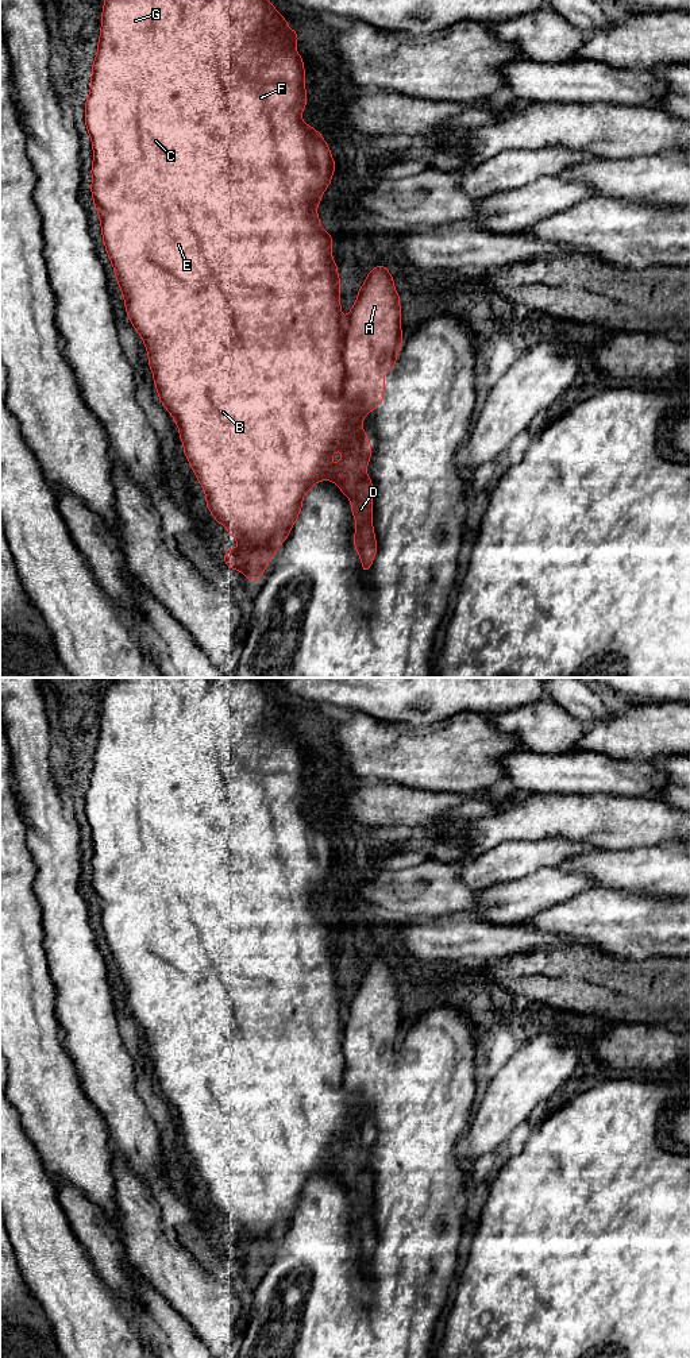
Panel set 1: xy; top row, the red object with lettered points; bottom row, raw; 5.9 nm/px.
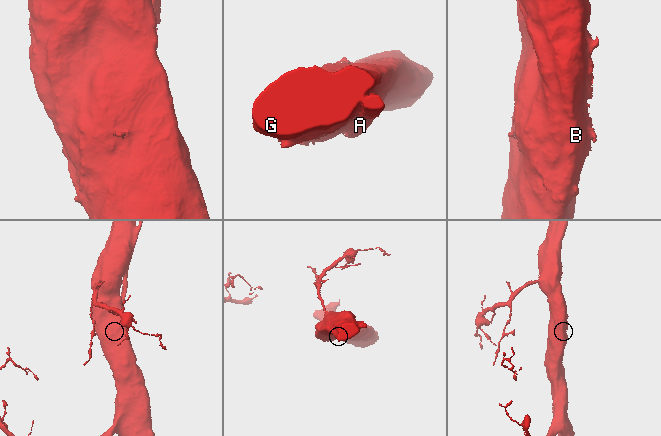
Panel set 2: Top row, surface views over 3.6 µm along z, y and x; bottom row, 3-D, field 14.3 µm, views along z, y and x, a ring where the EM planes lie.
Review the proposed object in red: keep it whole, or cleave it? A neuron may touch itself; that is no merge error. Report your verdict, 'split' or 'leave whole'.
split

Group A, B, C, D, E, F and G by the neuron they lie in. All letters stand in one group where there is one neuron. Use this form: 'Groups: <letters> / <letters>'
Groups: A / B C D E F G

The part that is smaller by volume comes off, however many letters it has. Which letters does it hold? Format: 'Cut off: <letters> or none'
Cut off: A

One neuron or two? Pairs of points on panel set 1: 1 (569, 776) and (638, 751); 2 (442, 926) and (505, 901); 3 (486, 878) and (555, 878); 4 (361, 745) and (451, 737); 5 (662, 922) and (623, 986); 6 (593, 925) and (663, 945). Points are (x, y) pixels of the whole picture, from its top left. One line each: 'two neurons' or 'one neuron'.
1: one neuron
2: two neurons
3: one neuron
4: one neuron
5: two neurons
6: one neuron

